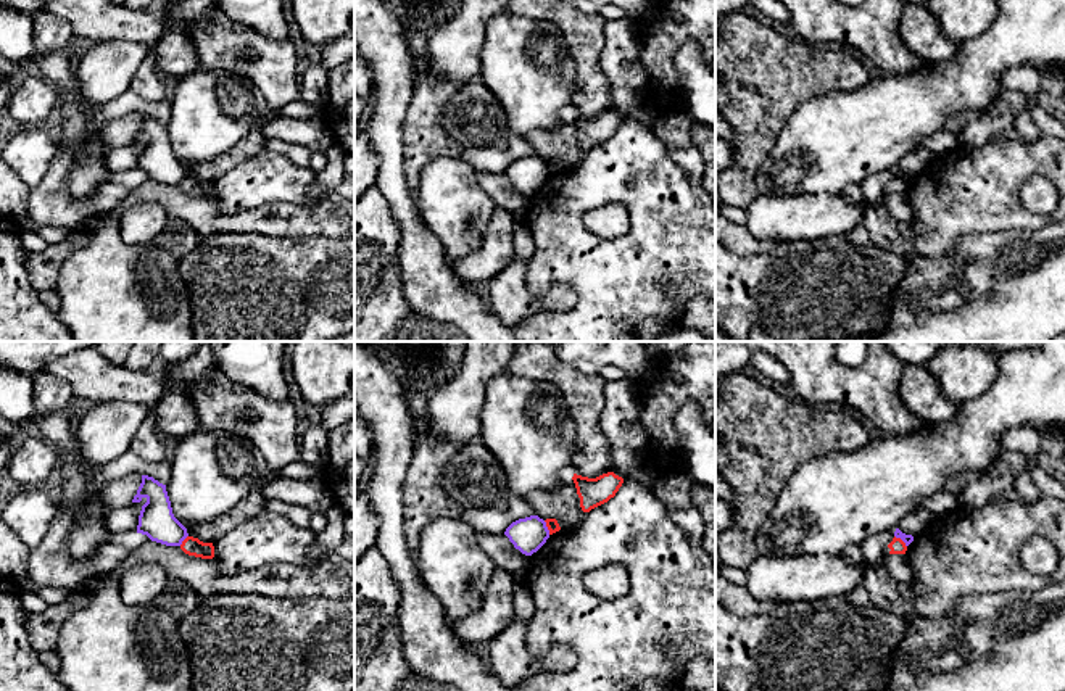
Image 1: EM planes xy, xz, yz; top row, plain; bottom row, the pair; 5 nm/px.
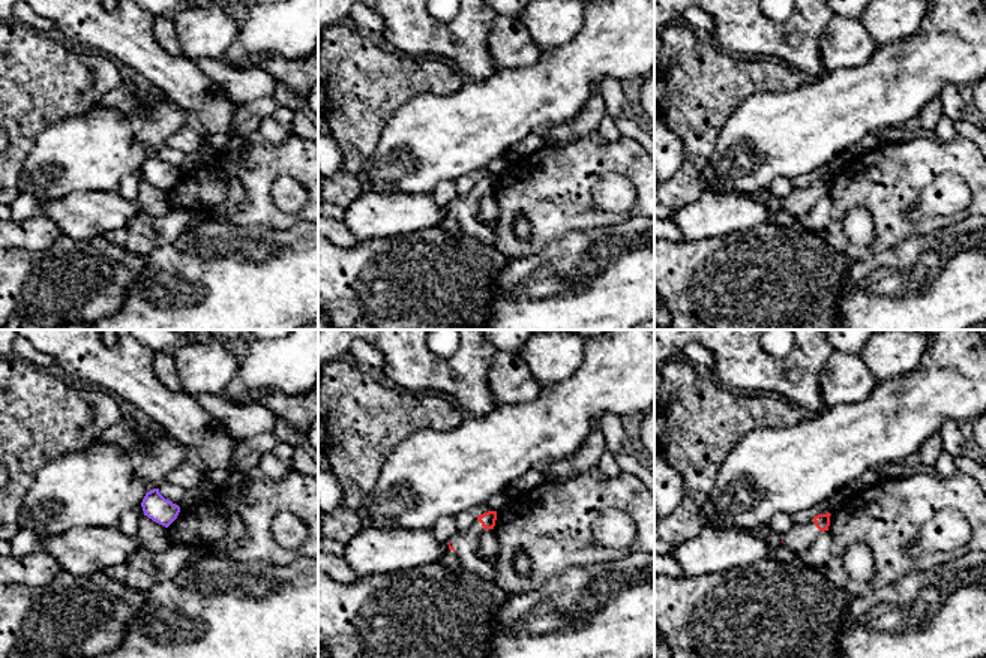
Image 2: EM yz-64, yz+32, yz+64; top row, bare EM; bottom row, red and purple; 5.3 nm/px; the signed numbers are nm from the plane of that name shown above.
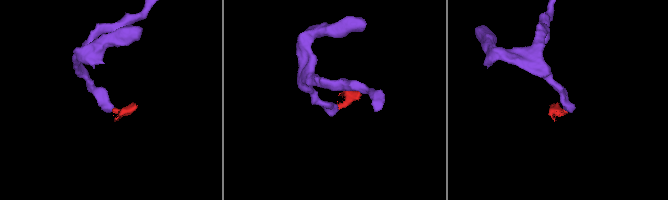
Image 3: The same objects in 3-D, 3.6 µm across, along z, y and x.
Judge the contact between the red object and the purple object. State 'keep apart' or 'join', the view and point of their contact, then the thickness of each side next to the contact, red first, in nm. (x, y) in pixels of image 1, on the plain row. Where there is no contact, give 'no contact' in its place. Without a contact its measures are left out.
keep apart | xz (547, 165) | 60/170 nm

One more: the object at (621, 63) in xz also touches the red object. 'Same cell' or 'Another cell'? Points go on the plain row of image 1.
Another cell

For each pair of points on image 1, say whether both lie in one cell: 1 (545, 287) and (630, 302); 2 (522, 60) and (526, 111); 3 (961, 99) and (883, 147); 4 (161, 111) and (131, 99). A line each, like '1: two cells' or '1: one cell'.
1: one cell
2: one cell
3: one cell
4: one cell

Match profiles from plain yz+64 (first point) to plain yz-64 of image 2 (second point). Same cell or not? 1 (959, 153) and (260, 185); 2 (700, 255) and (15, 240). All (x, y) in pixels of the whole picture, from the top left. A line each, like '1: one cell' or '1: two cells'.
1: one cell
2: two cells

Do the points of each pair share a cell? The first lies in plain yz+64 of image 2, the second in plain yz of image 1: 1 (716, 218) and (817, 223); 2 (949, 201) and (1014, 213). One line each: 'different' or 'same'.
1: same
2: different

